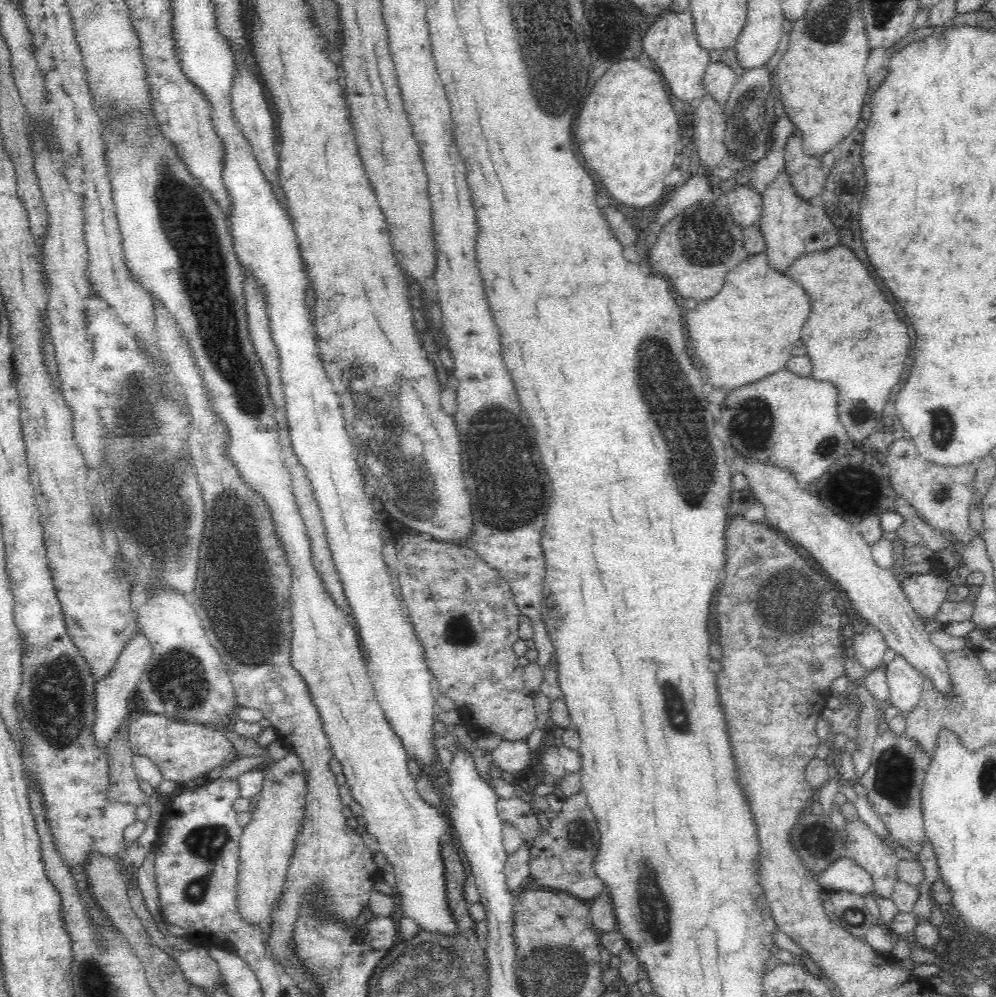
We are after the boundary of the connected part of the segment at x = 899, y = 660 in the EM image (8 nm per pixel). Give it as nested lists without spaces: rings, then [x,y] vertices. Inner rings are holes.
[[[896,655],[894,660],[887,664],[889,700],[892,706],[898,707],[900,714],[912,710],[918,704],[924,679],[924,675],[902,656]]]

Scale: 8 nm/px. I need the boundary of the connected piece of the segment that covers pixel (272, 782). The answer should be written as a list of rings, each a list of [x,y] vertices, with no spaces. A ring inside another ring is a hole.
[[[292,750],[282,759],[276,762],[269,762],[261,769],[264,775],[262,796],[260,796],[260,800],[258,800],[258,804],[256,804],[256,808],[254,808],[254,812],[251,814],[251,820],[243,828],[239,842],[239,867],[235,888],[239,913],[250,924],[267,922],[268,916],[272,908],[274,908],[274,903],[280,899],[288,866],[294,854],[296,834],[300,826],[300,821],[304,816],[305,798],[307,795],[305,770],[300,757]]]

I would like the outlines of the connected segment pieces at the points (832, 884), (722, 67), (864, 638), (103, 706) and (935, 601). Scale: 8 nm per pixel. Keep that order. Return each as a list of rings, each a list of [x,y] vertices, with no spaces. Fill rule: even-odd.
[[[847,854],[832,862],[817,880],[825,893],[845,890],[860,896],[870,896],[876,892],[872,875]]]
[[[710,62],[703,76],[705,92],[719,104],[726,106],[731,90],[739,77],[724,62]]]
[[[866,621],[860,630],[855,630],[852,638],[852,647],[856,650],[855,658],[862,666],[871,671],[883,663],[887,645],[880,629]]]
[[[136,632],[130,638],[130,642],[124,646],[124,650],[120,652],[111,671],[99,681],[96,681],[94,692],[94,728],[92,733],[96,737],[96,743],[106,747],[108,741],[115,735],[119,726],[132,717],[126,704],[128,697],[134,693],[137,688],[138,681],[144,672],[146,663],[150,660],[152,655],[152,647],[150,641],[145,637],[143,632]]]
[[[934,568],[930,574],[912,574],[903,582],[904,595],[922,619],[934,618],[940,606],[946,602],[946,594],[953,583],[941,569]]]

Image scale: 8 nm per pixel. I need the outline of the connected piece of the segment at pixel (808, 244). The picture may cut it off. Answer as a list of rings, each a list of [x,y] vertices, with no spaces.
[[[785,171],[780,172],[778,178],[766,187],[762,193],[762,202],[763,211],[757,224],[766,241],[768,262],[778,271],[785,272],[790,263],[803,254],[832,248],[838,242],[836,224],[824,209],[824,204],[820,202],[813,206],[810,201],[798,196]]]

